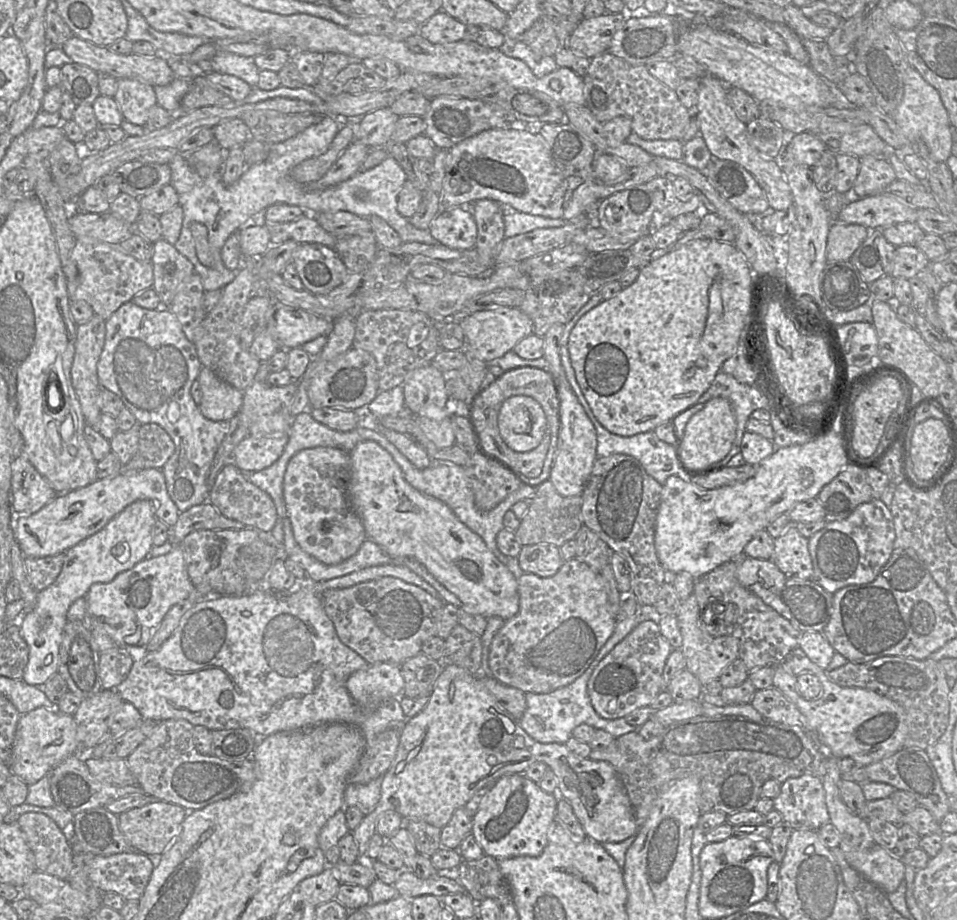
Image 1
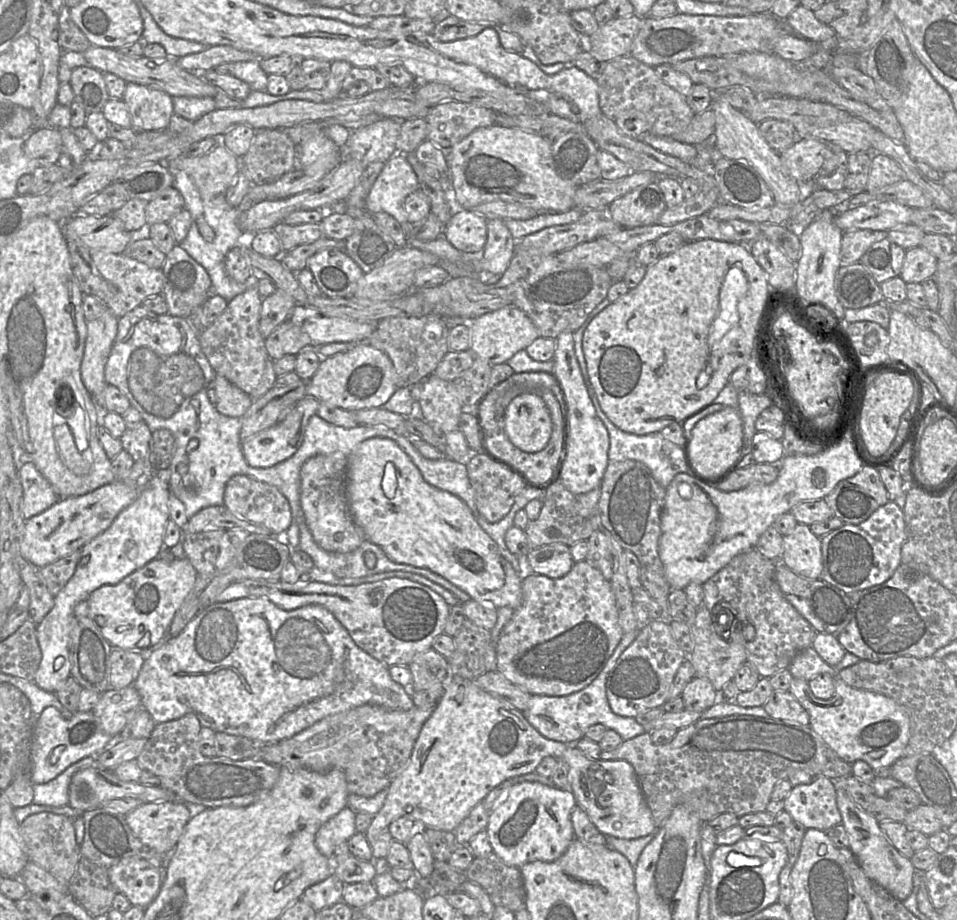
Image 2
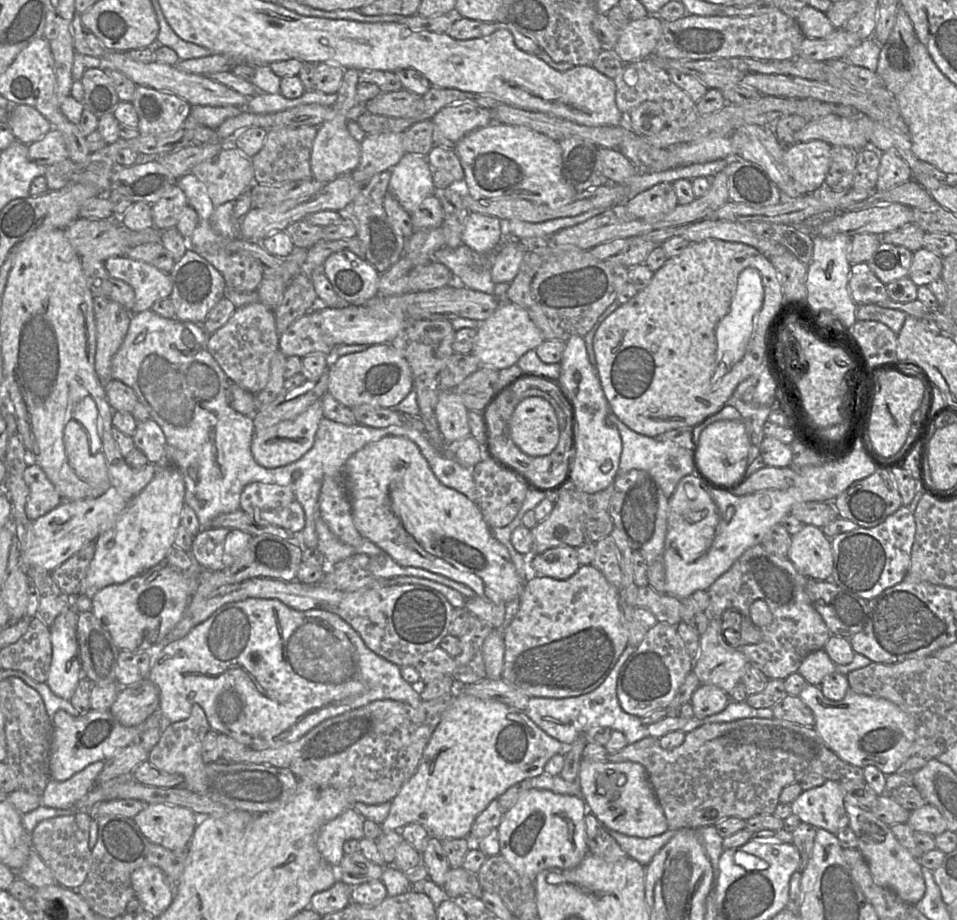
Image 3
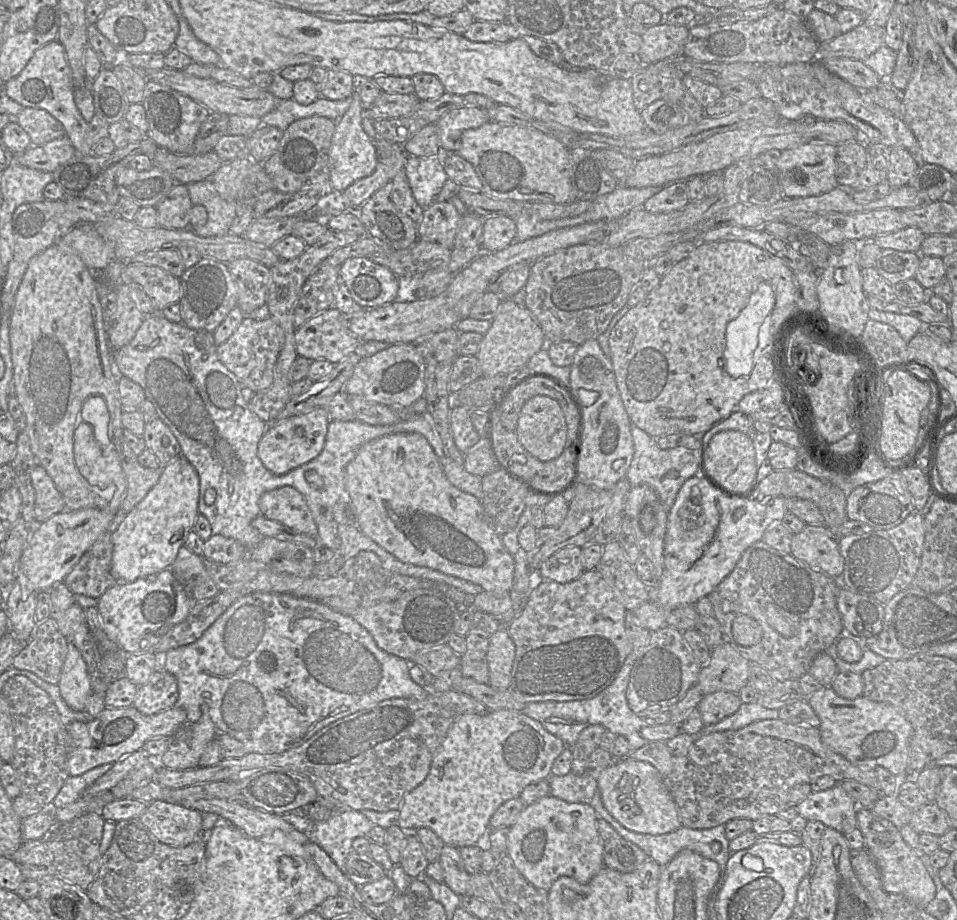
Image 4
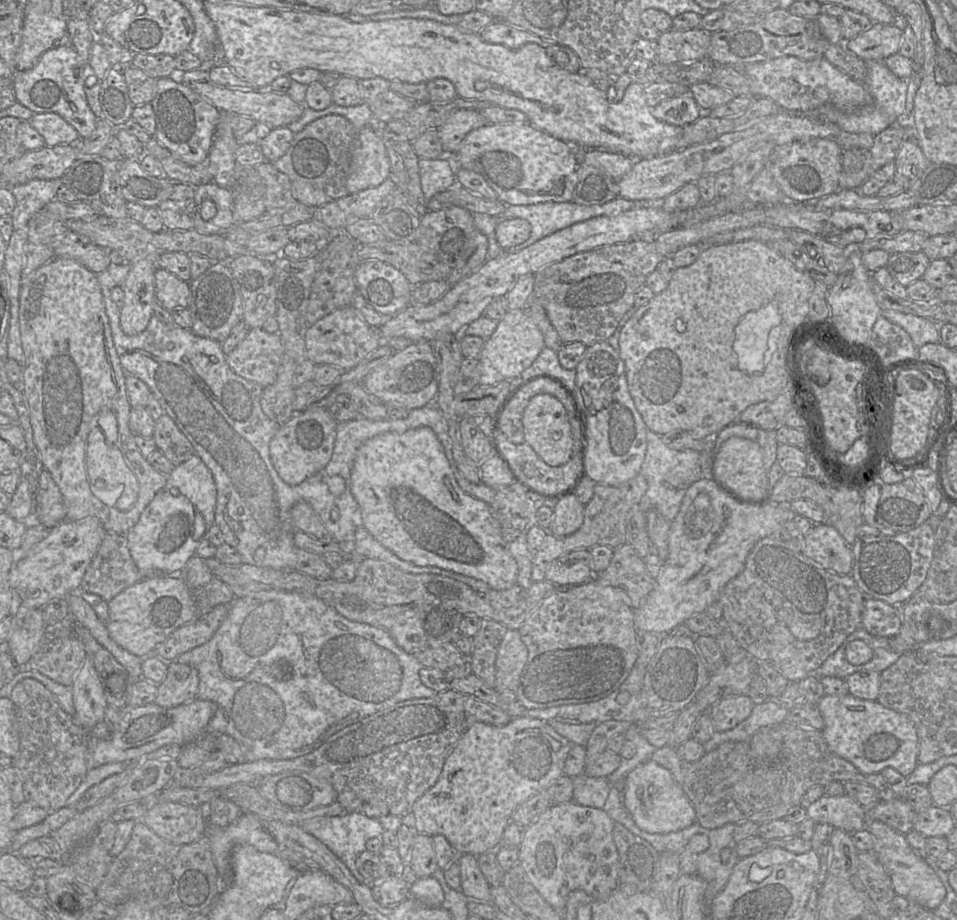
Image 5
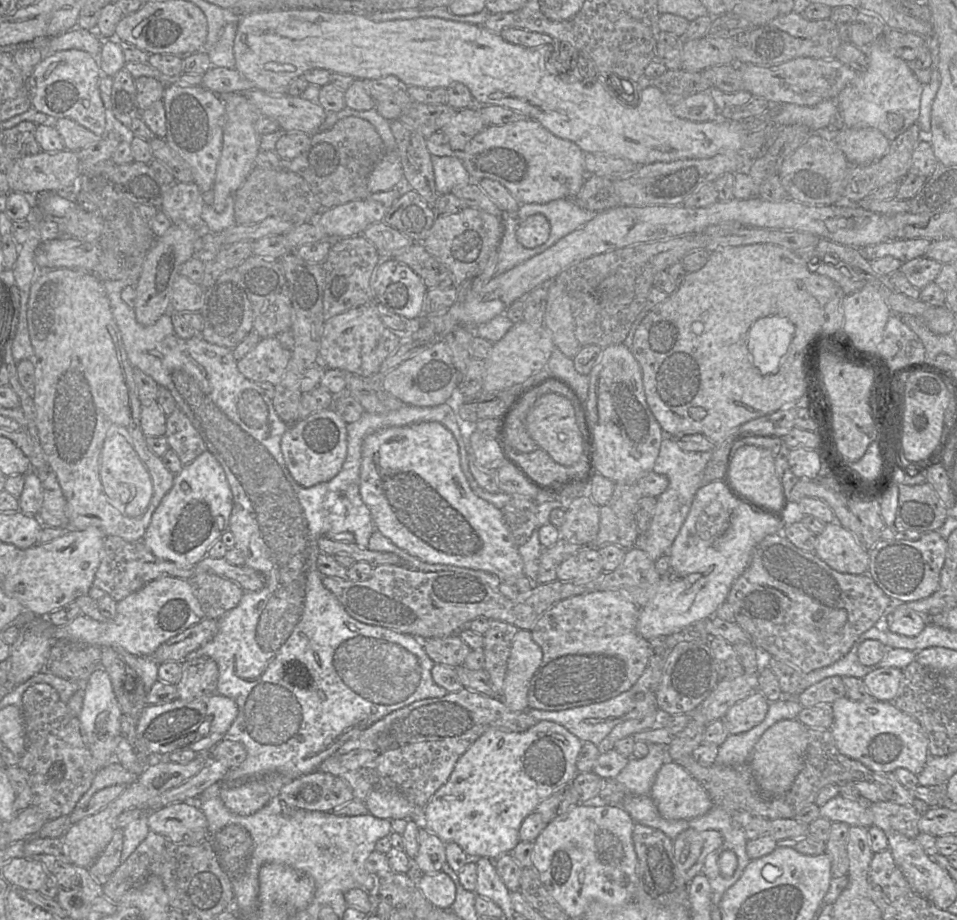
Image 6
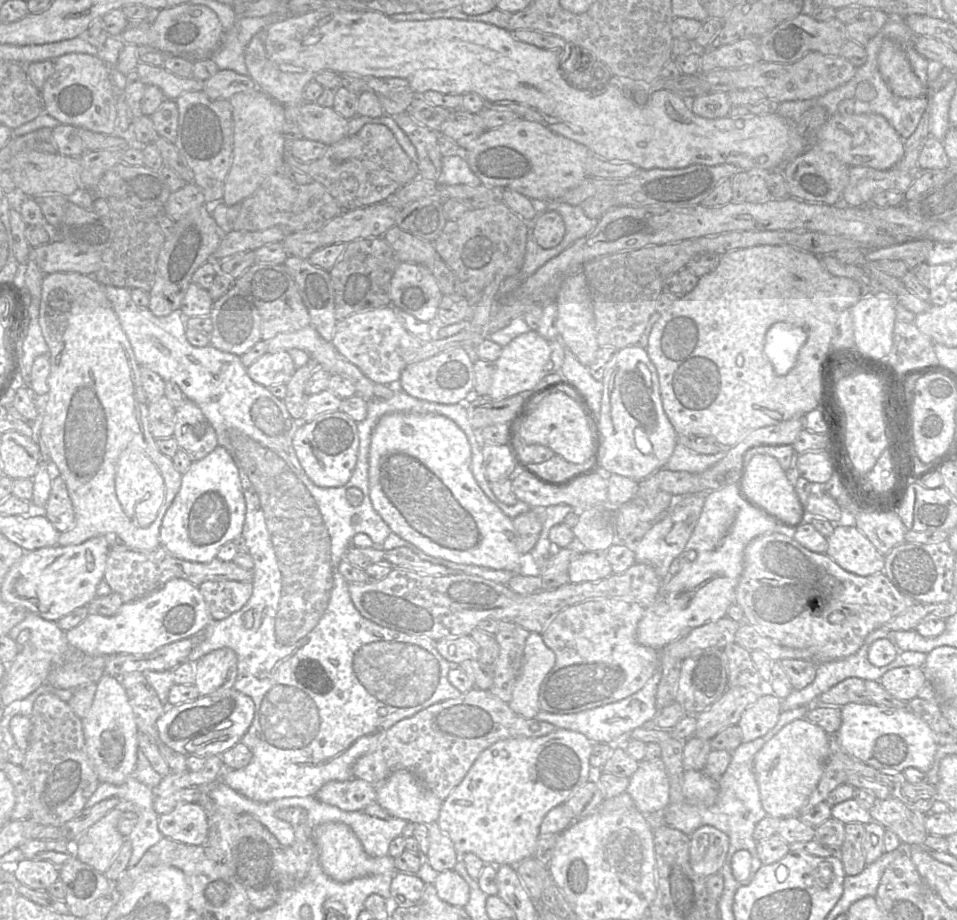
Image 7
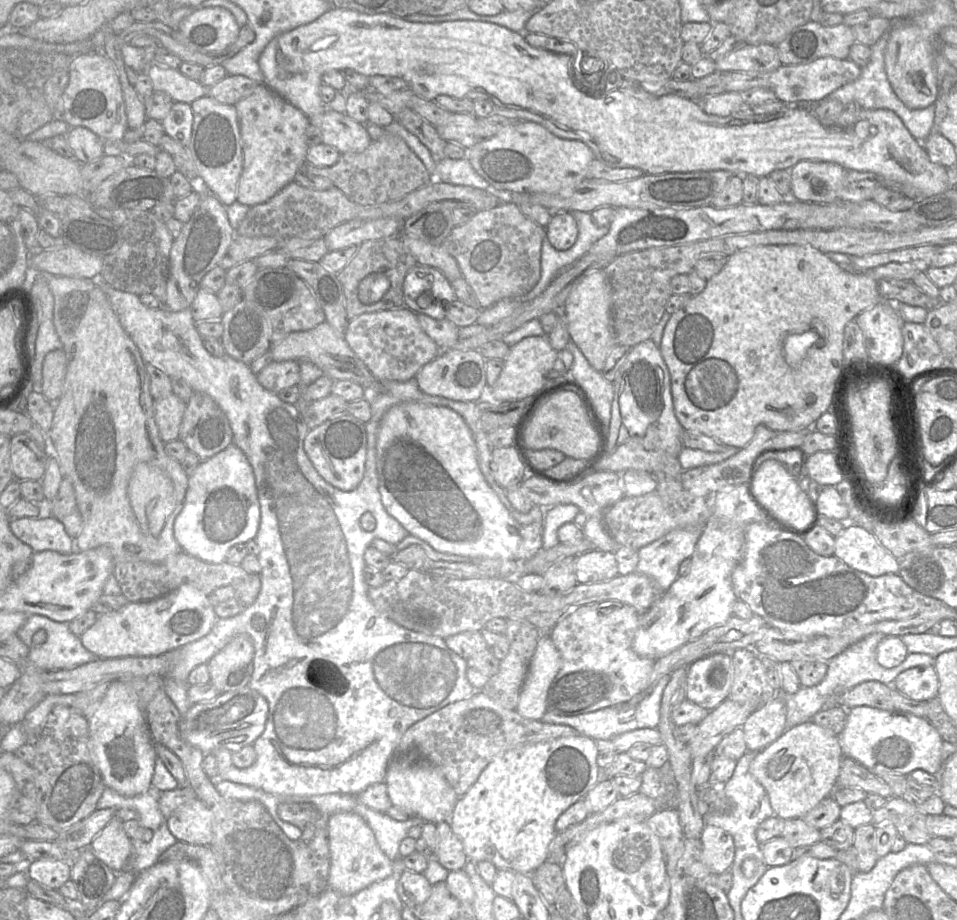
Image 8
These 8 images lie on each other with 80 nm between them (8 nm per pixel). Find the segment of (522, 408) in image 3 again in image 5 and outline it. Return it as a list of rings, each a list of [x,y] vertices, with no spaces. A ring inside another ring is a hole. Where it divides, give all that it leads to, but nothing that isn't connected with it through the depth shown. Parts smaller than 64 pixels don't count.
[[[550,394],[534,396],[522,416],[525,443],[550,466],[561,466],[569,461],[573,451],[573,435],[570,419],[564,404]]]

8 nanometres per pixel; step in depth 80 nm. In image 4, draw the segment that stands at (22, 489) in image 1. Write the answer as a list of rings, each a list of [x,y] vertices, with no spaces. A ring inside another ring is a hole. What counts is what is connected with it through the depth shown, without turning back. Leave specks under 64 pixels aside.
[[[36,466],[31,472],[35,491],[34,519],[40,523],[65,510],[61,493],[44,468]]]

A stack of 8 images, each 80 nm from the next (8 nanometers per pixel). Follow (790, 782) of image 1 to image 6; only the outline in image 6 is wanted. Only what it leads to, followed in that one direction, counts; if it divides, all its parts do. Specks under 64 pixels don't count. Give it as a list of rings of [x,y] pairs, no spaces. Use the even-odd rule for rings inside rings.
[[[839,795],[820,806],[820,817],[831,822],[843,822],[852,827],[868,828],[873,825],[871,813],[864,803]]]

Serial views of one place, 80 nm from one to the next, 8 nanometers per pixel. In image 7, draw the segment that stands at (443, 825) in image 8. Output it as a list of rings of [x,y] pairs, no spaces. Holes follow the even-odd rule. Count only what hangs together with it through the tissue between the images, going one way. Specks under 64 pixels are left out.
[[[436,823],[429,825],[429,847],[426,862],[436,871],[453,870],[458,852],[452,840]]]

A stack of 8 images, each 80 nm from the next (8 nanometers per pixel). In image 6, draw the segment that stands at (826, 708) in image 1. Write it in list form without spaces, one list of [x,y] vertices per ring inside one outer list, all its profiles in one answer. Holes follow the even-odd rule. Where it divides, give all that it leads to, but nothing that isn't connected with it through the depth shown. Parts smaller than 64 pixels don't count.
[[[841,698],[831,704],[833,724],[830,732],[838,750],[874,772],[893,772],[904,768],[918,775],[929,756],[928,738],[911,716],[883,701],[854,701]]]

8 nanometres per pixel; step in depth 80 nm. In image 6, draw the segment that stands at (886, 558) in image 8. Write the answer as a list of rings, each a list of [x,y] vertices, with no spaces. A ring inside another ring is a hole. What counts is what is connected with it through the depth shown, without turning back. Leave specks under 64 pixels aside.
[[[836,521],[826,524],[824,531],[817,535],[814,553],[838,572],[852,575],[867,573],[868,549]]]

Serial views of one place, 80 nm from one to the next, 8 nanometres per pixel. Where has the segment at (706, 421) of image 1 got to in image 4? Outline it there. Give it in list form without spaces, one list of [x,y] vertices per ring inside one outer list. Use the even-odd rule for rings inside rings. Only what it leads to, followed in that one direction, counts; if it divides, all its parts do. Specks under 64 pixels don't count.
[[[725,430],[715,434],[703,451],[702,465],[718,483],[732,491],[751,493],[758,483],[758,466],[753,442],[748,435],[740,431]]]

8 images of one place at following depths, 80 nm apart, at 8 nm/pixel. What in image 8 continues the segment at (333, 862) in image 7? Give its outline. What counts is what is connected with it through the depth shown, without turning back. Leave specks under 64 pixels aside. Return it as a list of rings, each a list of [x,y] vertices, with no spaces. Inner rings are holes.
[[[345,812],[330,815],[328,840],[330,852],[328,884],[332,890],[351,896],[392,874],[393,861],[381,850],[372,829],[360,815]]]

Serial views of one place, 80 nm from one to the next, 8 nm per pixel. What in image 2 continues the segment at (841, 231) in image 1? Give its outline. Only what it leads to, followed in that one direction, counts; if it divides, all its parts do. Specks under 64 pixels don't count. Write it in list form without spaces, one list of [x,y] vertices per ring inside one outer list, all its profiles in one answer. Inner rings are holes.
[[[852,230],[843,233],[840,259],[842,266],[860,261],[865,252],[876,242],[884,240],[888,231]]]

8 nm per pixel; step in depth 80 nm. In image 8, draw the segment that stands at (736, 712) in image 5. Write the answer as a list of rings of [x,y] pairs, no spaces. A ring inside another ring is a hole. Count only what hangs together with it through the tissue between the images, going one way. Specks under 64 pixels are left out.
[[[783,693],[753,711],[742,729],[748,751],[759,752],[777,740],[788,728],[786,700]]]

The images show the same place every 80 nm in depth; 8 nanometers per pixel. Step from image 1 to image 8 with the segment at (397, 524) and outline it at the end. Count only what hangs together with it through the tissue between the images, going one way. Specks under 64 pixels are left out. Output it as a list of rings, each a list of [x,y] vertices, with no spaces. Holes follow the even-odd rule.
[[[403,402],[391,407],[380,425],[376,470],[383,506],[410,535],[443,553],[517,560],[522,525],[513,518],[485,479],[478,464],[472,431],[454,410],[421,402]]]

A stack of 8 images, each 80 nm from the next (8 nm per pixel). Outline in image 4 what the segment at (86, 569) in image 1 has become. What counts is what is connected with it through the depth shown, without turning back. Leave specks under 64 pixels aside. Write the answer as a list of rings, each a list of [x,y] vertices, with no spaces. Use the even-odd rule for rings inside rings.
[[[179,457],[161,468],[158,482],[111,532],[113,554],[110,573],[118,583],[170,569],[199,515],[199,498],[199,477],[189,461]],[[71,643],[61,671],[59,683],[63,700],[75,711],[85,711],[87,698],[92,692],[87,664],[79,650]]]

